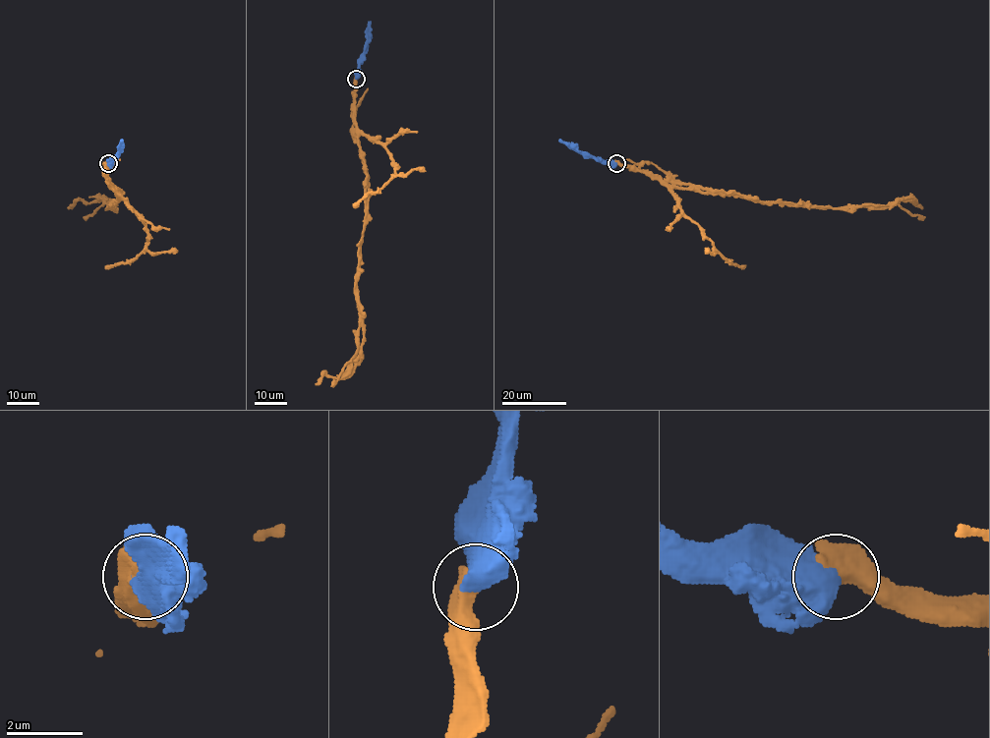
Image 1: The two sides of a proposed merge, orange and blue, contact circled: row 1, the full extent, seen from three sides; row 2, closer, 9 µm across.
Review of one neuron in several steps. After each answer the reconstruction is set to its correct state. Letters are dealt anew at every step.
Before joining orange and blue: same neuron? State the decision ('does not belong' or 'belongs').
belongs

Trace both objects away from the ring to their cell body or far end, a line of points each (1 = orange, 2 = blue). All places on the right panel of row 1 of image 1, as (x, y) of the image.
1: (615, 163), (713, 194), (833, 207), (884, 207), (913, 199), (922, 208)
2: (615, 163), (583, 154), (558, 141)

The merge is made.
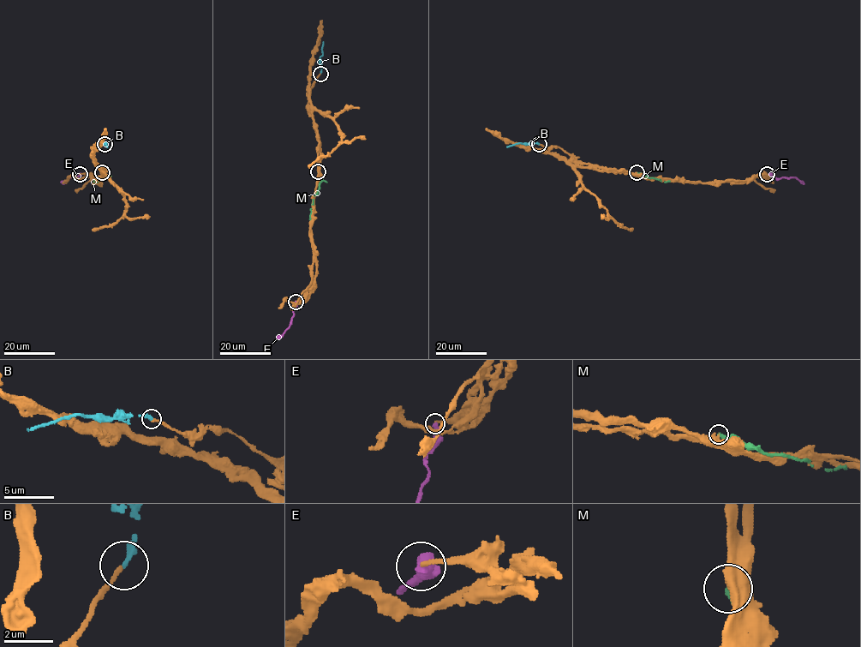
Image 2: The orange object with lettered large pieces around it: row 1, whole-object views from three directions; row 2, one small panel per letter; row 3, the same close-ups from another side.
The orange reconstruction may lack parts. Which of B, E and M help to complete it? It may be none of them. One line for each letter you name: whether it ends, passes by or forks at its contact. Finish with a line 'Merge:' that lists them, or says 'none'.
B: it ends there
Merge: B

